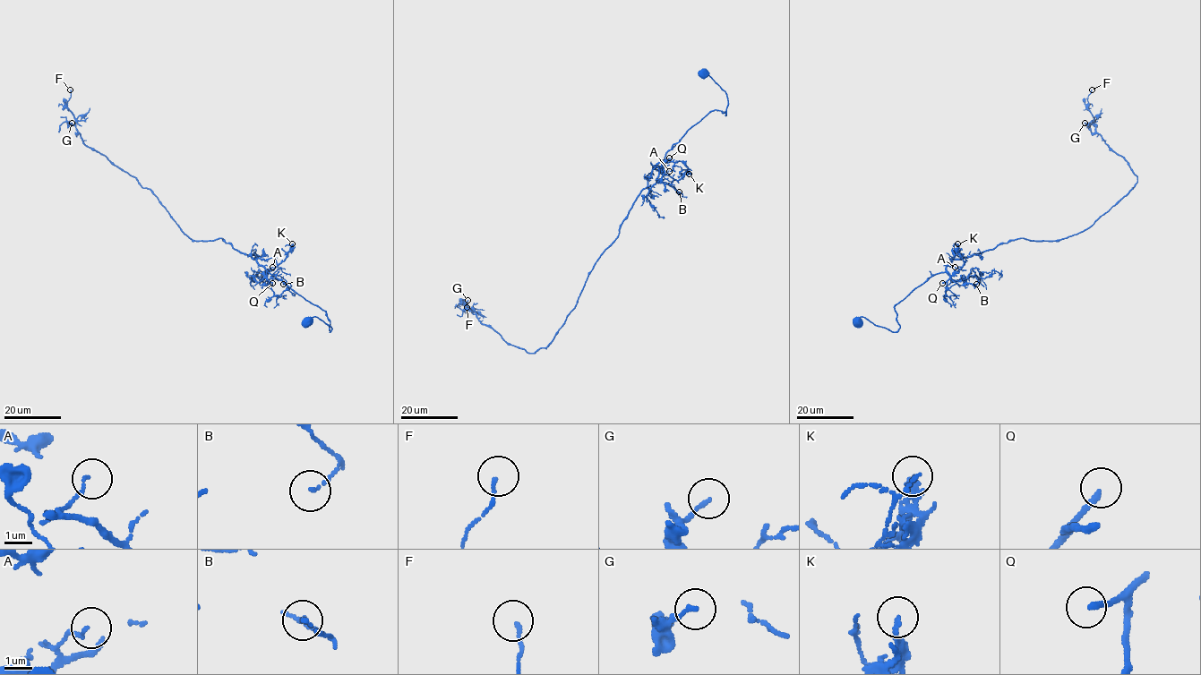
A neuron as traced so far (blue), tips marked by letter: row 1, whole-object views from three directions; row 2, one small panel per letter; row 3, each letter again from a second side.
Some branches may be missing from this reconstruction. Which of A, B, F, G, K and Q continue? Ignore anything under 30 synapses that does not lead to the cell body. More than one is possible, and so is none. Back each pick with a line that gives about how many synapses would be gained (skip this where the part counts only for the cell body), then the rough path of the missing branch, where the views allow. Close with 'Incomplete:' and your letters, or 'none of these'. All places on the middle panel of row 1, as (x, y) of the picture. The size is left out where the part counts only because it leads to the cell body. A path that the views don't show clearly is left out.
Q: Roughly 30 synapses. Course of what is missing: (669, 158), (670, 150), (658, 148), (662, 143)
Incomplete: Q

